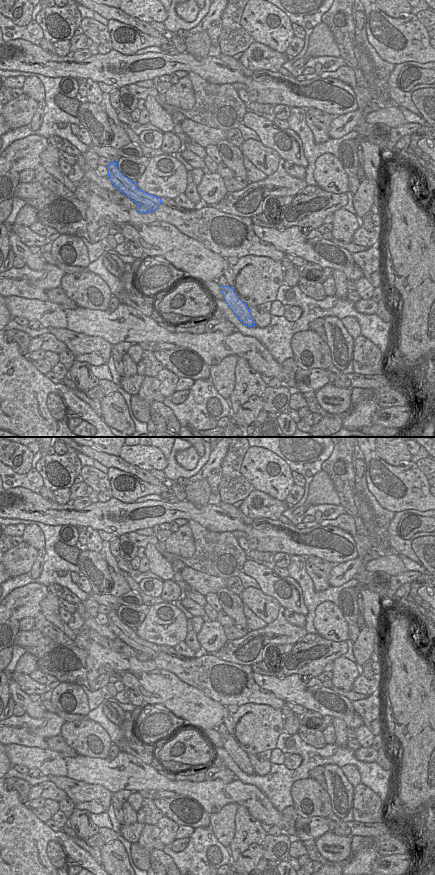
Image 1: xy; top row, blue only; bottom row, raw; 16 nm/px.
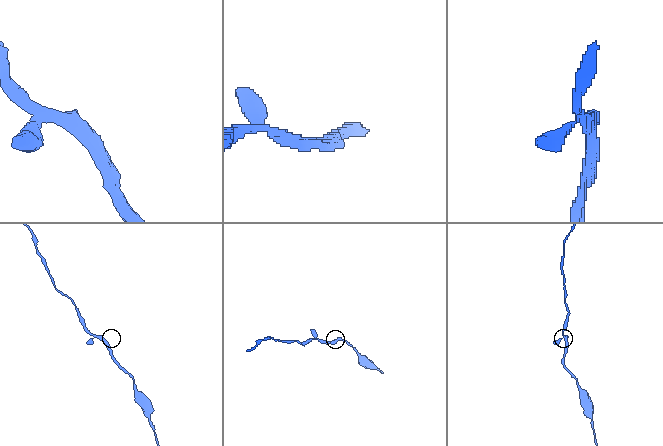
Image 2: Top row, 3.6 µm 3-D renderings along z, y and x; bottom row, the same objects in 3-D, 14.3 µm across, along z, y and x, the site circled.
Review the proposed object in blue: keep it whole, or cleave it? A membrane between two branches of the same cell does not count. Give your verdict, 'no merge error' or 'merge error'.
no merge error

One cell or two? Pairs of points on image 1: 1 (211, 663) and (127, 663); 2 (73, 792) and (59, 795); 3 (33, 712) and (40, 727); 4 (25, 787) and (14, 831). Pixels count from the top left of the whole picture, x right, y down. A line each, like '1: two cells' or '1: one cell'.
1: two cells
2: two cells
3: two cells
4: two cells

